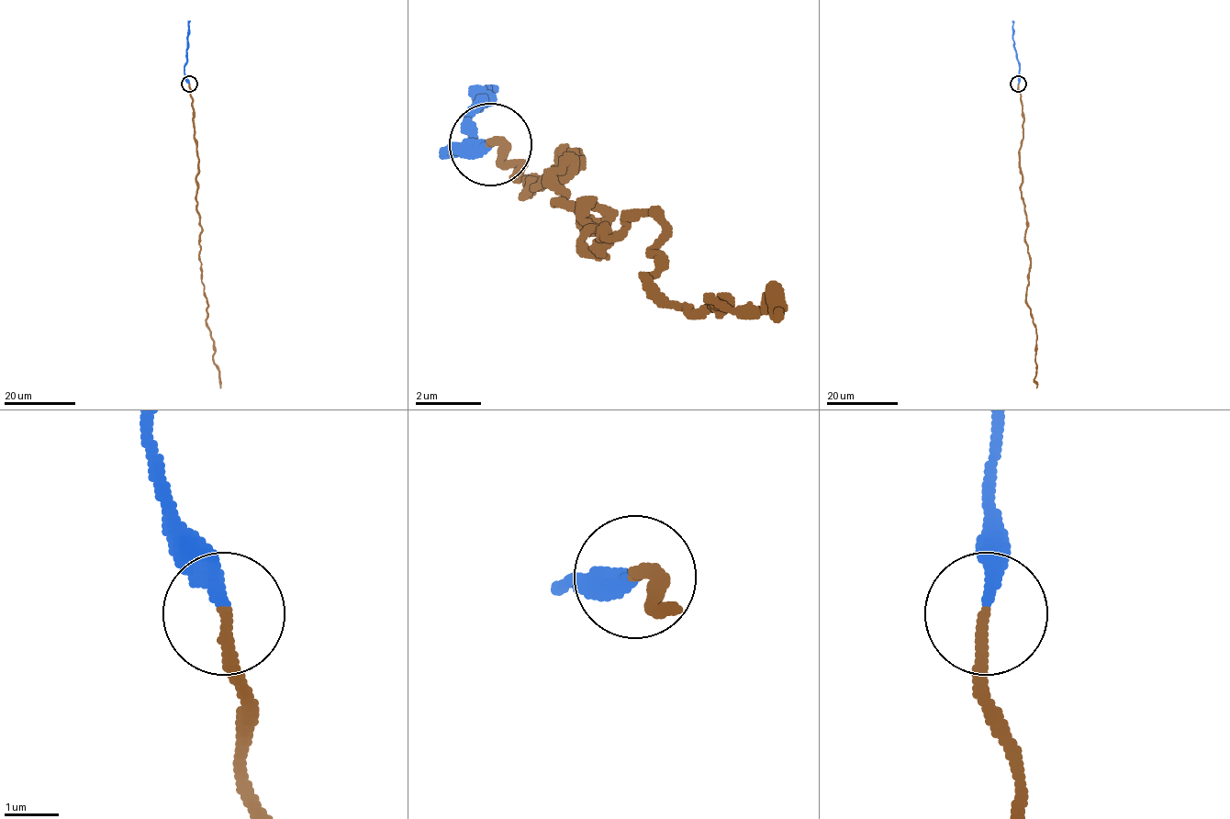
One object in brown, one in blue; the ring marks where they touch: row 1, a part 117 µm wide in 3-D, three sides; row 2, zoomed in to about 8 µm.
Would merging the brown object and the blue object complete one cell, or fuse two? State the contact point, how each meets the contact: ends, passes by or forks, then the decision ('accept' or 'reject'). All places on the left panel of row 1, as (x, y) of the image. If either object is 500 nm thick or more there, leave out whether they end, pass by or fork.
place (189, 84); brown ends; blue ends; accept

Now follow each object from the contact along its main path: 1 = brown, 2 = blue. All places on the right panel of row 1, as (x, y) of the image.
1: (1019, 84), (1024, 119), (1021, 186), (1030, 261), (1025, 303), (1036, 332), (1036, 387)
2: (1019, 84), (1020, 63), (1014, 47), (1012, 20)

